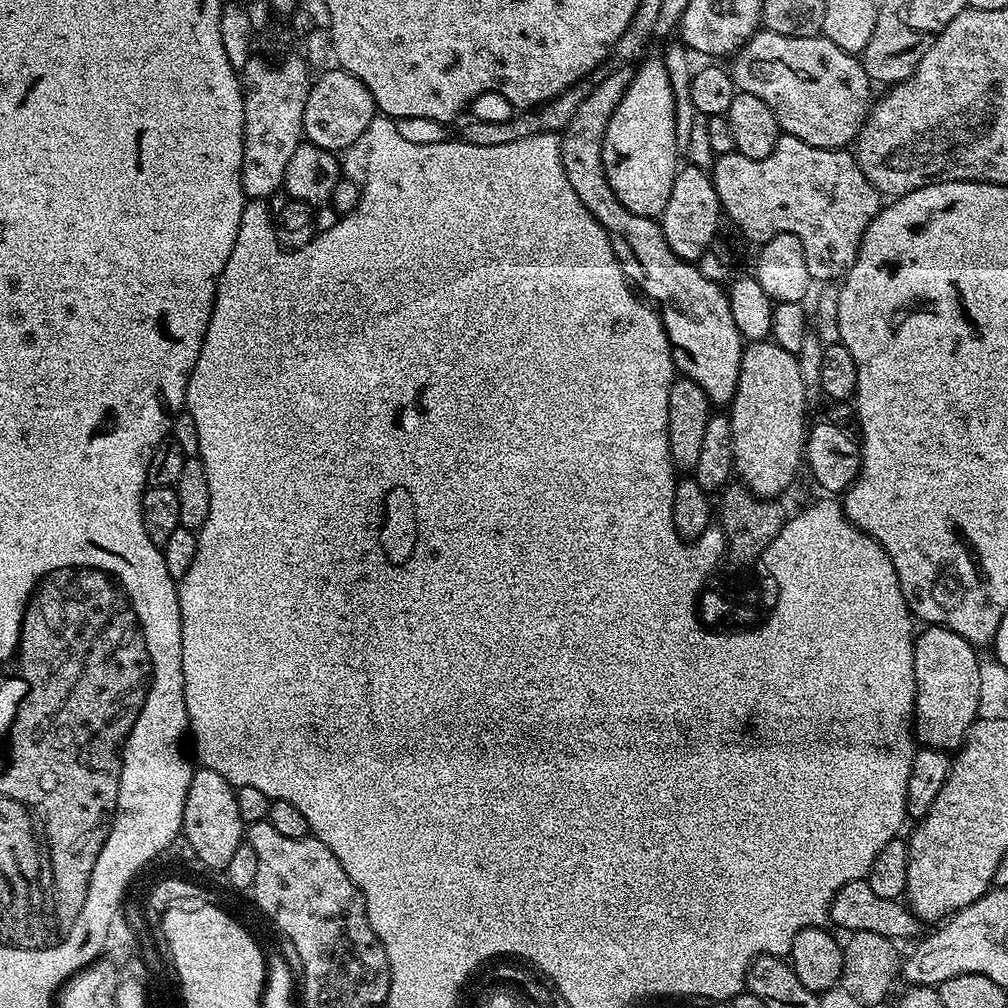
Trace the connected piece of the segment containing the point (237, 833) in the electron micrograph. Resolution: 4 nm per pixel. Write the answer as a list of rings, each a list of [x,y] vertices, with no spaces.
[[[203,766],[193,771],[190,790],[186,790],[182,836],[188,839],[192,856],[204,862],[208,869],[227,869],[234,850],[238,850],[245,839],[246,825],[238,814],[236,789],[230,782],[226,782],[226,778],[222,778],[222,774]]]

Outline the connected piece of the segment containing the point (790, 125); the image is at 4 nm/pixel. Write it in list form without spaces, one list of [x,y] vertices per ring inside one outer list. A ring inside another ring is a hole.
[[[757,30],[748,43],[730,60],[732,80],[739,91],[754,94],[774,110],[781,133],[793,136],[810,146],[847,149],[855,141],[868,116],[872,92],[866,70],[859,55],[834,46],[822,34],[814,36],[783,36],[767,30]]]

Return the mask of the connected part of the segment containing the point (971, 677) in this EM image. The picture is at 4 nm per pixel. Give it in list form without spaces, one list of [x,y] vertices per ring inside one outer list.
[[[928,626],[923,629],[925,632],[915,637],[914,640],[914,682],[916,683],[916,710],[914,713],[914,736],[923,747],[932,748],[936,752],[955,753],[963,744],[964,737],[968,735],[973,724],[976,723],[979,714],[978,686],[979,670],[982,663],[981,657],[976,657],[977,649],[966,638],[962,638],[954,630],[946,626]]]

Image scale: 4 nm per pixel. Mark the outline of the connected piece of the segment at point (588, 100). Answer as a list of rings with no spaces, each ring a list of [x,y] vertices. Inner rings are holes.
[[[628,66],[612,71],[616,72],[589,87],[586,98],[582,98],[582,106],[578,106],[570,124],[559,133],[562,170],[566,170],[566,179],[570,186],[574,186],[574,194],[578,194],[582,206],[586,206],[586,210],[590,210],[606,230],[625,276],[639,289],[643,299],[658,309],[660,321],[672,344],[672,362],[677,373],[697,384],[713,405],[731,405],[746,344],[730,314],[727,291],[710,282],[710,278],[702,278],[702,270],[698,270],[693,261],[678,258],[678,254],[670,250],[659,223],[653,217],[634,214],[618,202],[600,163],[604,131],[618,102],[624,97],[624,91],[630,86],[633,74],[633,69]]]

